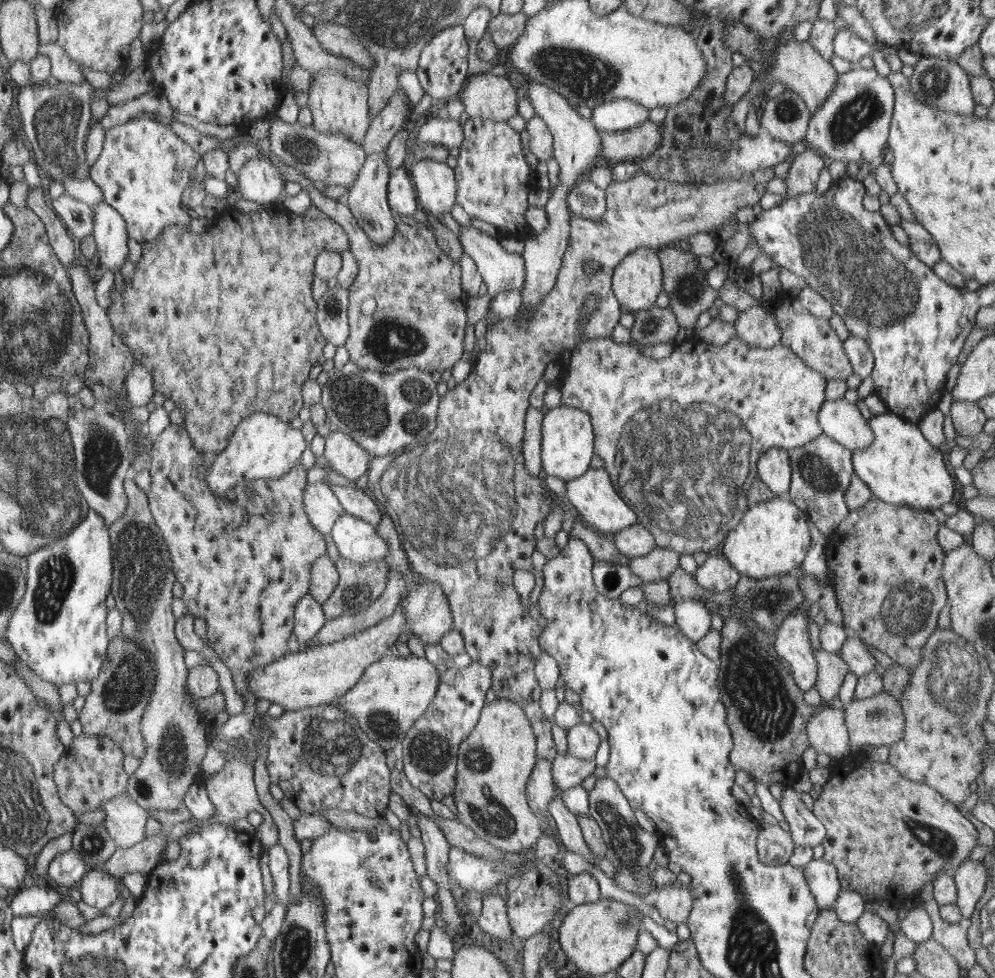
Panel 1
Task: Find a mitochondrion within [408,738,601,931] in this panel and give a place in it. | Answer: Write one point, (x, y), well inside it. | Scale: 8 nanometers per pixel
(494, 818)

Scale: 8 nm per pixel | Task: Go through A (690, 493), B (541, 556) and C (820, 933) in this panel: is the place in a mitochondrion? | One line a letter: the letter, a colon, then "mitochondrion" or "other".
A: mitochondrion
B: other
C: other

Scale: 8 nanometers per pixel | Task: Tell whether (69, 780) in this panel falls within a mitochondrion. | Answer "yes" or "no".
no

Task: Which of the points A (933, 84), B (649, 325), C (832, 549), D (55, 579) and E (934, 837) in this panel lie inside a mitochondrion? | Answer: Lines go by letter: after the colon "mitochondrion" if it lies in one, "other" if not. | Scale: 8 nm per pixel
A: mitochondrion
B: mitochondrion
C: other
D: mitochondrion
E: mitochondrion

